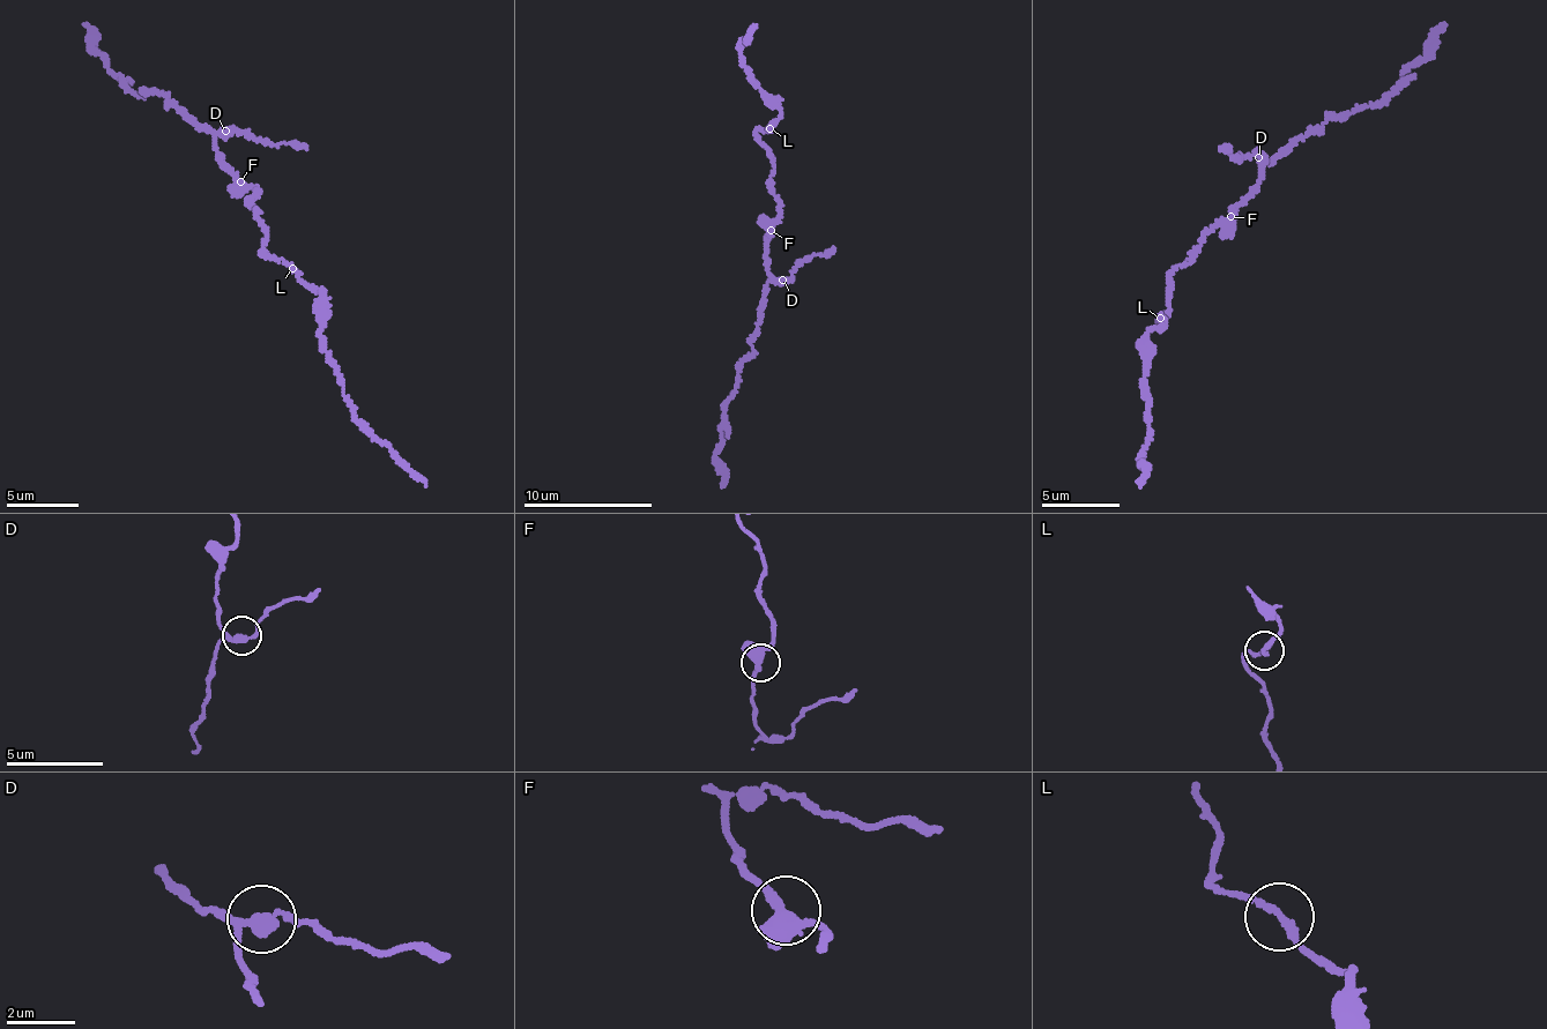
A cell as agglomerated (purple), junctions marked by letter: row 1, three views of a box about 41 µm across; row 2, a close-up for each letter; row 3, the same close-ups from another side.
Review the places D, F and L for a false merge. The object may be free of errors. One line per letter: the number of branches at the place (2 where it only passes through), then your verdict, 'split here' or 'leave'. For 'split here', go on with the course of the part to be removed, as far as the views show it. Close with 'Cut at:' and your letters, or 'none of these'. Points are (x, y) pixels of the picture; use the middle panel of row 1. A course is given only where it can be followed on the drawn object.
D: branches 3; split here; course (783, 278), (794, 276), (801, 261), (833, 250)
F: branches 3; leave
L: branches 2; leave
Cut at: D

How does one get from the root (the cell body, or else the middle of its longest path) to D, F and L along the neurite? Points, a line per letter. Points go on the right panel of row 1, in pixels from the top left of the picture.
D: (1200, 238), (1233, 215), (1231, 208), (1250, 194), (1250, 187), (1259, 179), (1262, 163), (1257, 156)
F: (1200, 238), (1207, 230), (1231, 216)
L: (1200, 238), (1194, 260), (1167, 276), (1169, 315), (1157, 319), (1161, 319)

